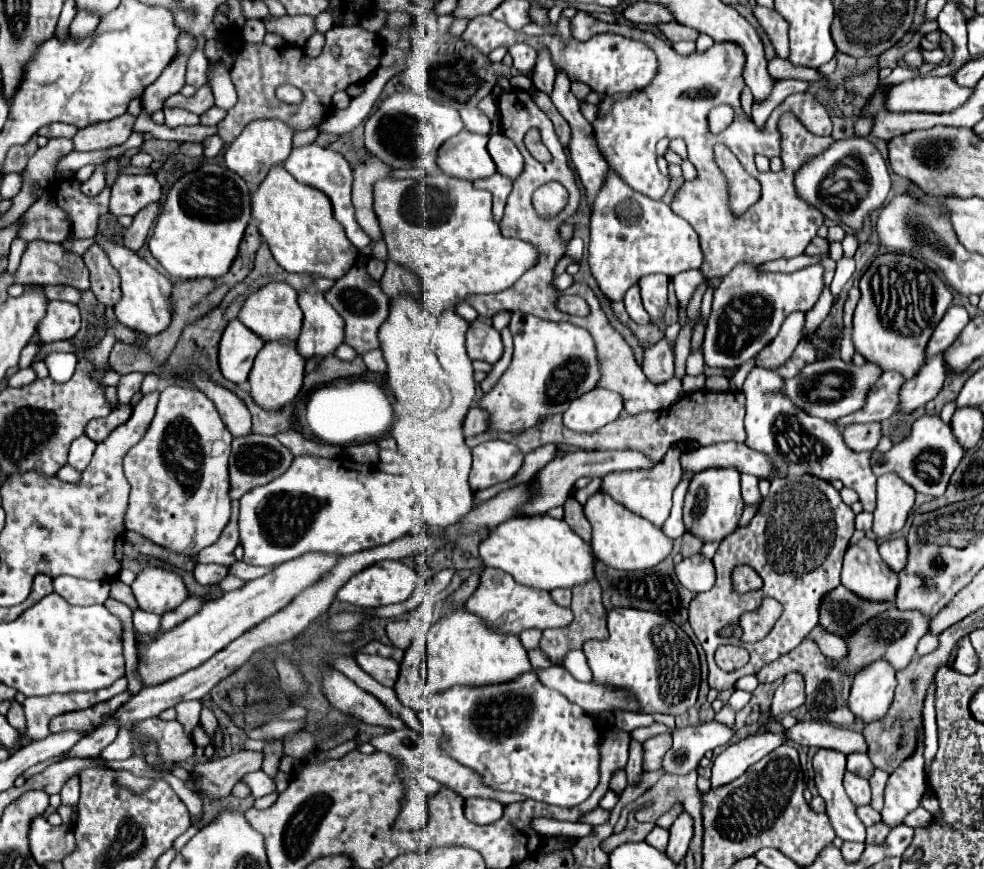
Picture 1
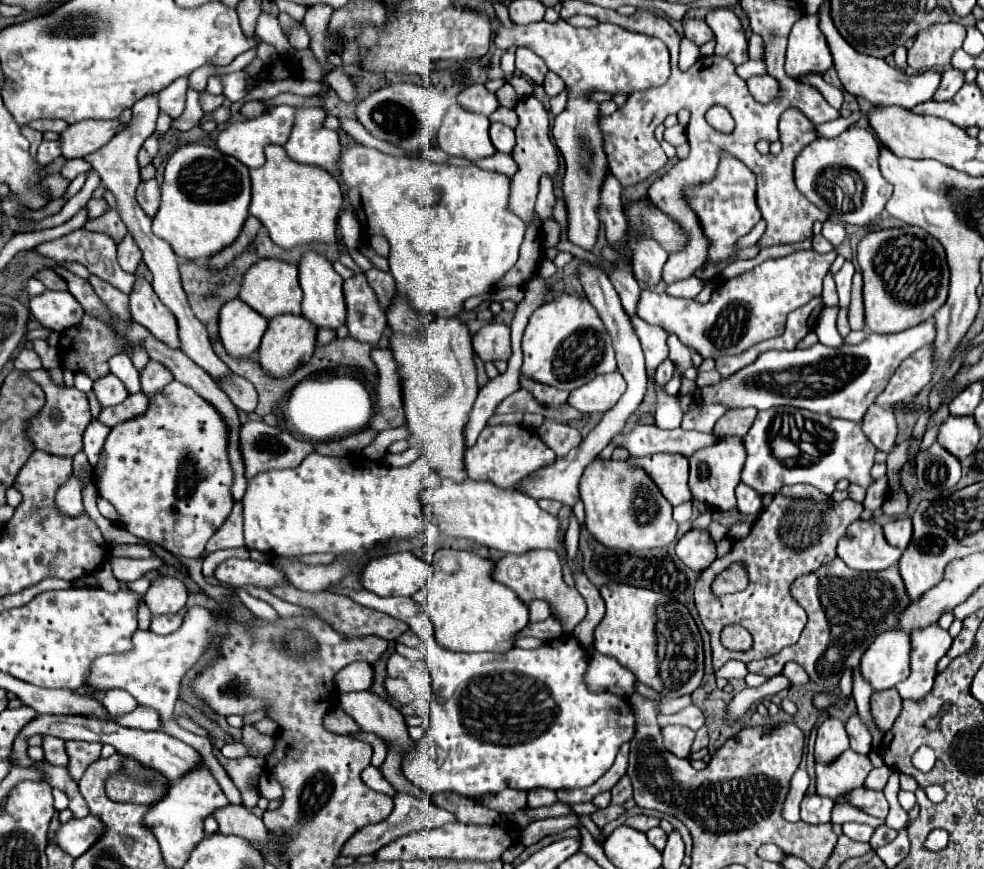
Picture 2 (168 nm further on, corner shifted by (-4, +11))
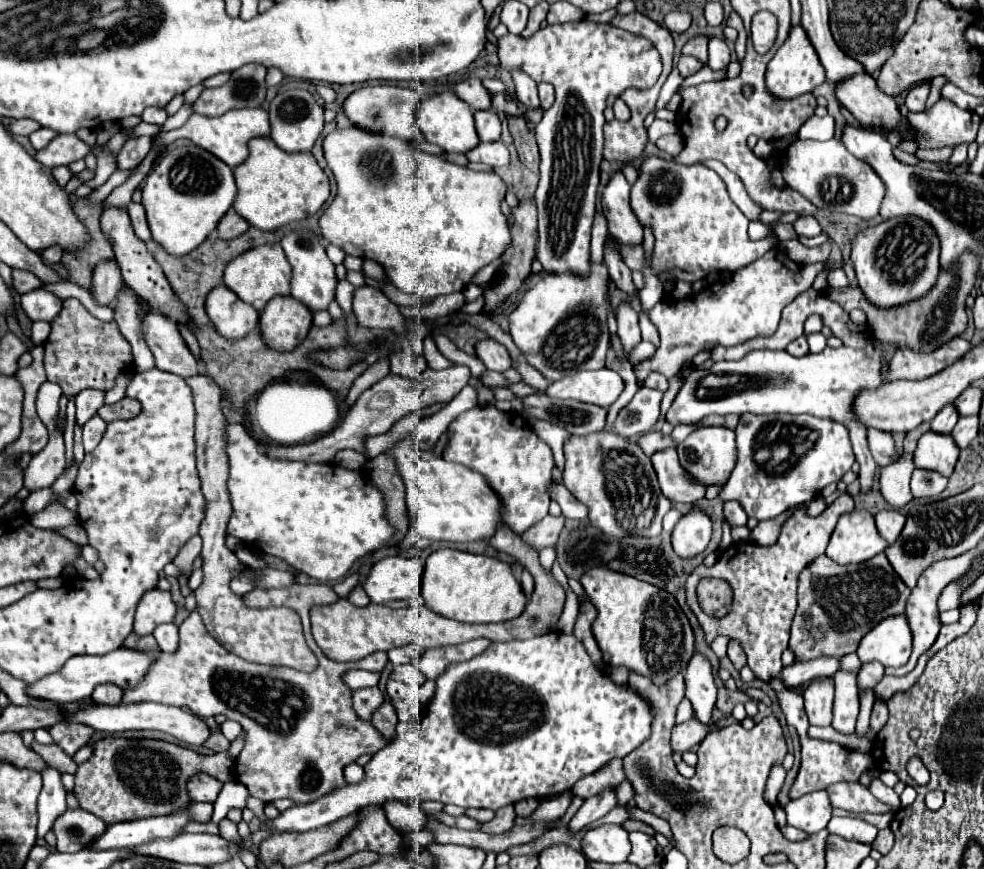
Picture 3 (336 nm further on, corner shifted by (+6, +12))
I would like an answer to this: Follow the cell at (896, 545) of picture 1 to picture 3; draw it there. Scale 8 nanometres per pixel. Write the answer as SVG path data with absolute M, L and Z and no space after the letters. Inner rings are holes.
M880 510L876 514L876 526L878 526L880 536L888 544L892 544L904 528L904 520L906 520L906 516L900 510Z

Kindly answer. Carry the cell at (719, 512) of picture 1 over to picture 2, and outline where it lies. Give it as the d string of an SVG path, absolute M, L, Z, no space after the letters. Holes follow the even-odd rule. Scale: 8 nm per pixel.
M720 437L712 447L700 449L690 457L690 491L694 501L706 503L710 509L730 513L736 509L736 485L740 483L740 471L744 469L746 449L740 437Z

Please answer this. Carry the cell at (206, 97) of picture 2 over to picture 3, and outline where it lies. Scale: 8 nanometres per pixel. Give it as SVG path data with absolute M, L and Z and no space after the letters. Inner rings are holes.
M246 64L238 70L232 72L232 78L218 86L218 88L210 88L210 90L204 90L200 94L200 98L194 102L194 110L198 114L204 114L204 116L222 116L226 114L228 110L234 110L234 108L260 108L266 100L266 70L264 66L258 66L258 64Z

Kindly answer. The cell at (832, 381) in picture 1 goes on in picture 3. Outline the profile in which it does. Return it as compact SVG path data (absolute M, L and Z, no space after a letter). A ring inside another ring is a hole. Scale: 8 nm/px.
M870 340L866 350L854 350L848 346L840 348L824 348L820 354L808 354L796 358L784 350L754 350L736 362L714 362L714 366L706 370L694 370L680 392L676 394L666 420L676 424L700 424L704 416L710 414L812 414L818 418L830 418L834 422L842 422L850 430L850 440L854 446L856 462L860 464L860 484L862 492L868 492L874 476L876 462L868 450L866 428L854 418L852 400L856 390L876 388L882 382L880 368L884 364L884 354L890 358L894 354L894 346L882 346L878 340Z

